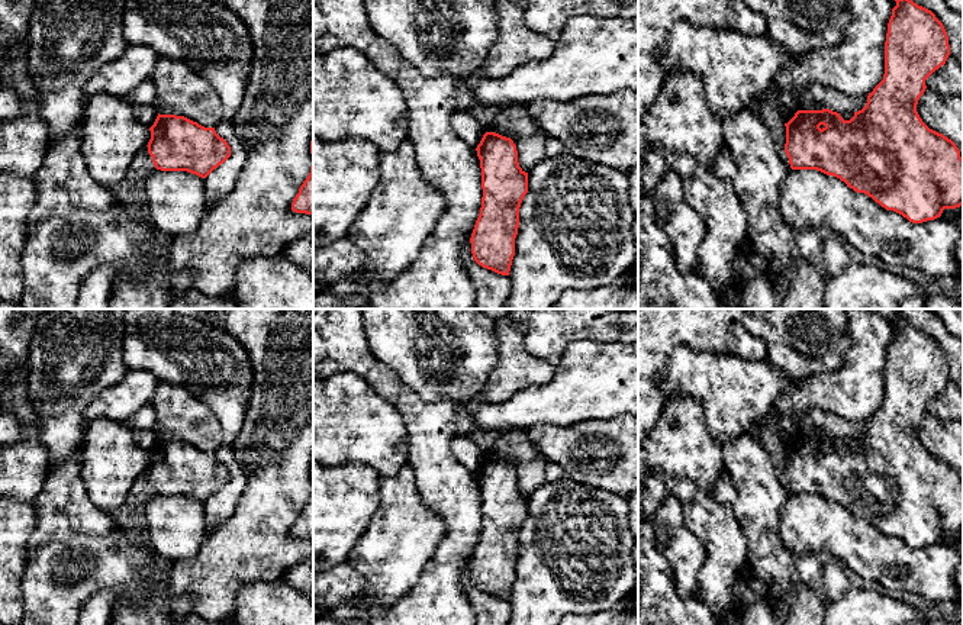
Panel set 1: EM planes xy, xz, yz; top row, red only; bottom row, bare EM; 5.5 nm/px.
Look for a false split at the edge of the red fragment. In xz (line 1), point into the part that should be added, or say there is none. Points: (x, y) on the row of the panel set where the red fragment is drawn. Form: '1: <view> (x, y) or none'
1: none

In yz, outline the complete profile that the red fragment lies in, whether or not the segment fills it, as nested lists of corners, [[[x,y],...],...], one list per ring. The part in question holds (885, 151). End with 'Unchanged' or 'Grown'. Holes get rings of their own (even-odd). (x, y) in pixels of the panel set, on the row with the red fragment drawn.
[[[912,0],[895,1],[885,42],[883,80],[869,93],[866,106],[854,112],[850,120],[844,120],[840,113],[830,109],[798,110],[785,123],[785,152],[792,170],[817,170],[834,175],[854,191],[867,194],[886,210],[893,210],[912,223],[922,223],[940,218],[944,209],[956,209],[963,204],[960,151],[951,139],[930,129],[917,112],[918,100],[927,88],[925,80],[946,64],[950,45],[943,23],[931,10]]]. Unchanged

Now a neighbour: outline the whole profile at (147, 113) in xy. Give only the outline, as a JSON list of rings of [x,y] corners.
[[[129,104],[135,116],[148,128],[151,128],[158,116],[155,104]]]

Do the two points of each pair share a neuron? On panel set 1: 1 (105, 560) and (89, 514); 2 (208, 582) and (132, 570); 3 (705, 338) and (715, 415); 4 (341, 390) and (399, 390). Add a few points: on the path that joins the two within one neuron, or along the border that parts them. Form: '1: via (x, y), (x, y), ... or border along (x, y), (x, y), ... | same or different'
1: border along (121, 527), (106, 534), (73, 534), (63, 543) | different
2: border along (167, 573), (163, 583), (153, 593), (139, 596) | different
3: border along (673, 347), (688, 345), (740, 358) | different
4: border along (345, 371), (360, 376), (399, 414) | different

